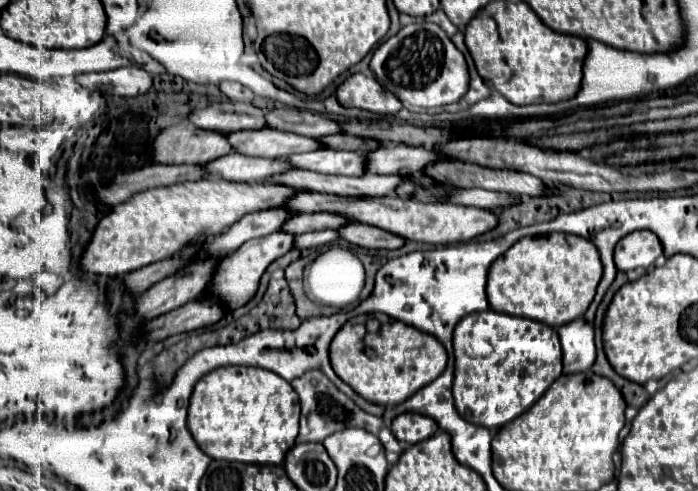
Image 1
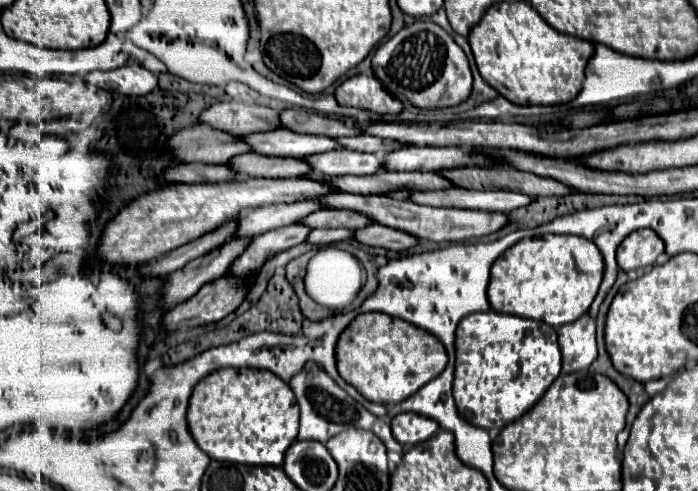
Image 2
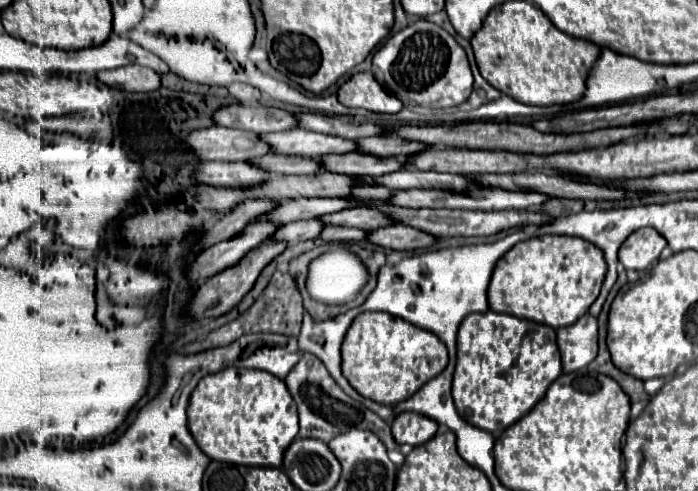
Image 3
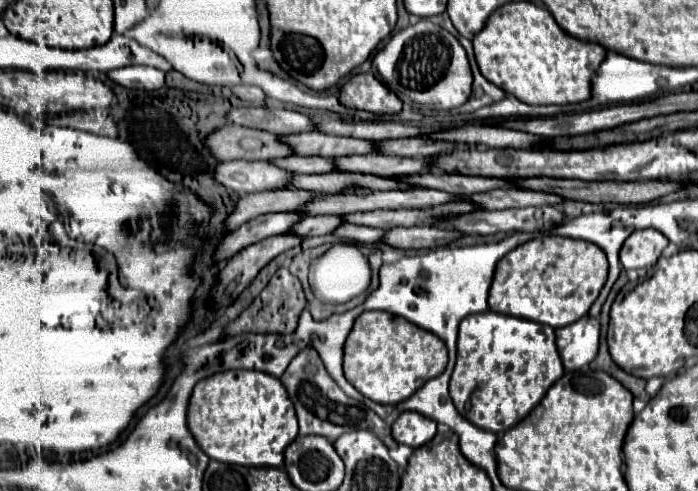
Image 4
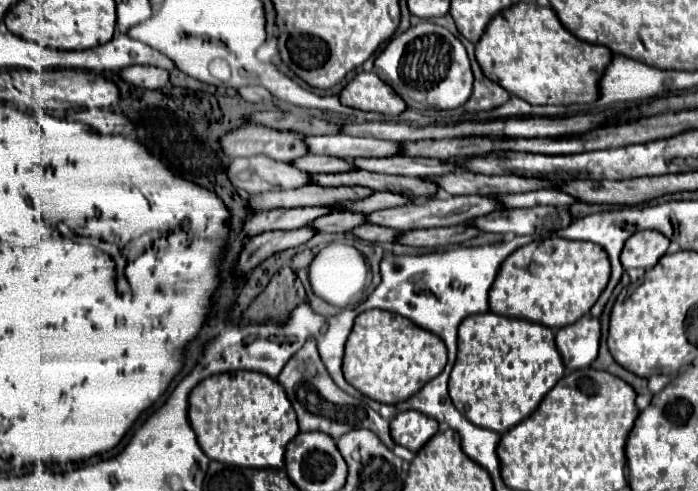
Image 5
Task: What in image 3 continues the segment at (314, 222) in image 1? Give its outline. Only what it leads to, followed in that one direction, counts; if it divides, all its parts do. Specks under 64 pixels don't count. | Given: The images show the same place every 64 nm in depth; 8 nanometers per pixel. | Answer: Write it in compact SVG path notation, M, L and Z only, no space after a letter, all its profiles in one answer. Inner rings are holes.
M352 208L352 210L342 210L336 214L328 214L322 216L324 224L334 226L354 226L354 228L362 228L366 232L372 232L376 228L386 228L396 224L396 220L388 220L388 216L384 216L384 212L378 210L370 210L370 208Z

